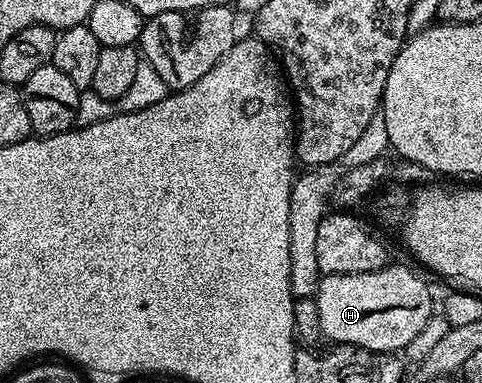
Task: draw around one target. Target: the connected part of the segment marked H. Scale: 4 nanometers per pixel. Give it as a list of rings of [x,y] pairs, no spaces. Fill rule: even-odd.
[[[394,264],[373,272],[323,275],[313,305],[319,313],[319,326],[331,344],[358,346],[375,356],[390,350],[406,351],[433,313],[426,280],[418,278],[409,267]]]

